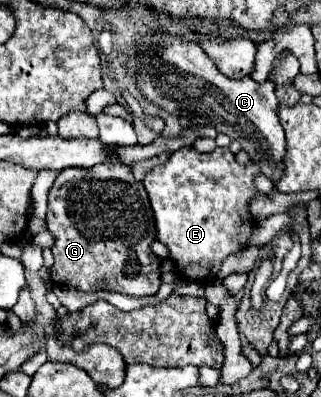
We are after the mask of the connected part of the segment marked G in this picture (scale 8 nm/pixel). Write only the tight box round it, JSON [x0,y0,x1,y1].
[46,164,160,296]

